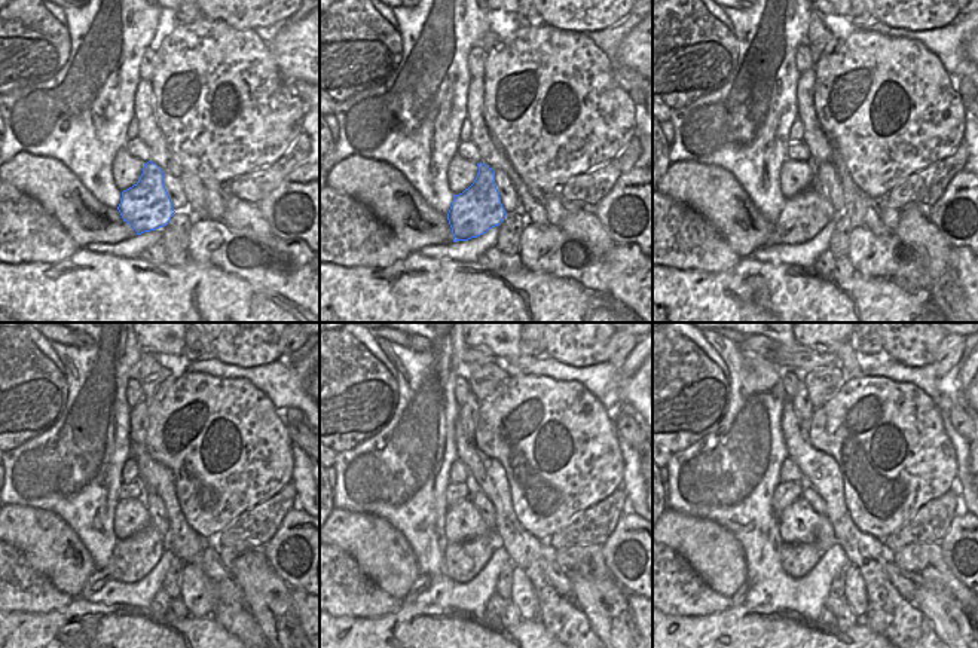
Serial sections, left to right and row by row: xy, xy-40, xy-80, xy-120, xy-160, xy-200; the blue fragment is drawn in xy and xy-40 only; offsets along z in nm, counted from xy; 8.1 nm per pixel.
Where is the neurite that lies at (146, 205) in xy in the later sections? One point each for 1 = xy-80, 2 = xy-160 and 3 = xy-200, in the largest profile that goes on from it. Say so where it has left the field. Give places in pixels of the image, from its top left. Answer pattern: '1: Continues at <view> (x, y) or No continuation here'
1: Continues at xy-80 (806, 214)
2: Continues at xy-160 (464, 561)
3: Continues at xy-200 (797, 559).

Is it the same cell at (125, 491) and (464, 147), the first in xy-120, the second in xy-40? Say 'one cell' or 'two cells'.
one cell

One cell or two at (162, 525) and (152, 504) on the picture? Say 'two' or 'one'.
one

